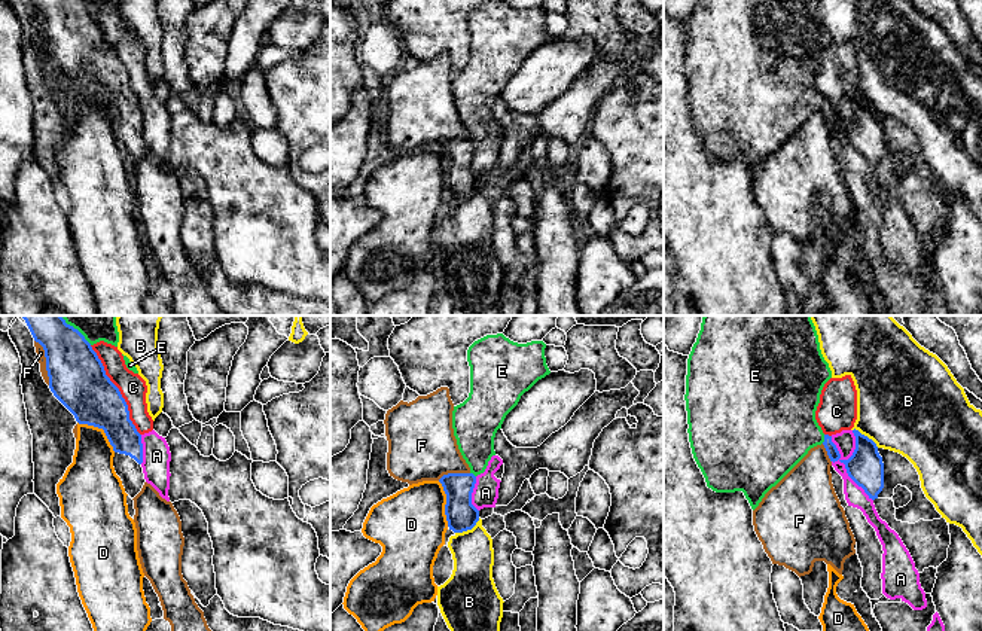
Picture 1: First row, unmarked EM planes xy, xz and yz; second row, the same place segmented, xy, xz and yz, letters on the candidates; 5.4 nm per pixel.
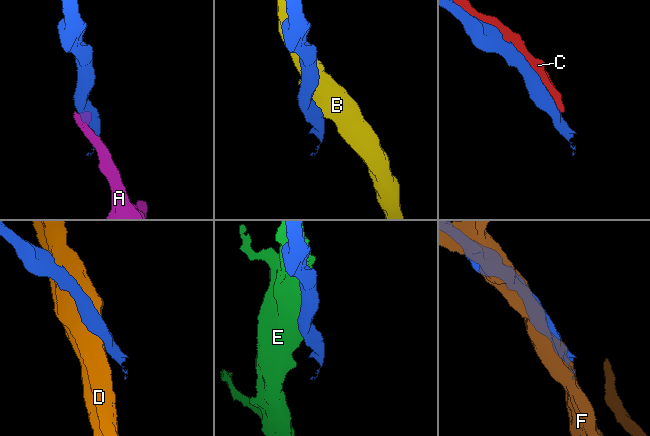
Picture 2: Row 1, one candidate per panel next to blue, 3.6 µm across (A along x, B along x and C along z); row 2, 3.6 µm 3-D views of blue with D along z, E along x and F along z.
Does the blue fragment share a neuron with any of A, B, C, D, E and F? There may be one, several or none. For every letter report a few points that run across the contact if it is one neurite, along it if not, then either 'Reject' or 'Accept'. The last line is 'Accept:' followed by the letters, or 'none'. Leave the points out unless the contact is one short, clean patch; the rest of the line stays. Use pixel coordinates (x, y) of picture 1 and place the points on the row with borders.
A: Reject
B: Line: xz (479, 518), (470, 529), (456, 533). Reject
C: Reject
D: Reject
E: Reject
F: Reject
Accept: none

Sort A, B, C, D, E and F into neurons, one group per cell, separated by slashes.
A C / B / D / E / F

